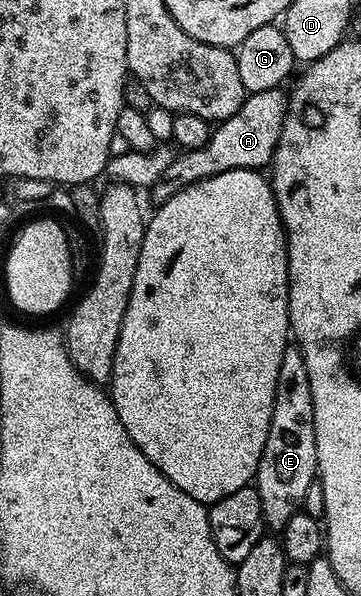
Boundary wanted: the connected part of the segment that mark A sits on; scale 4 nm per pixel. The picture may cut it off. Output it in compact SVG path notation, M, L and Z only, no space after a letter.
M281 87L247 95L238 112L211 131L206 146L173 157L166 172L162 172L162 176L150 188L153 203L159 204L170 200L170 196L182 192L187 186L193 186L222 172L263 171L271 163L272 154L276 150L286 110L287 93Z

